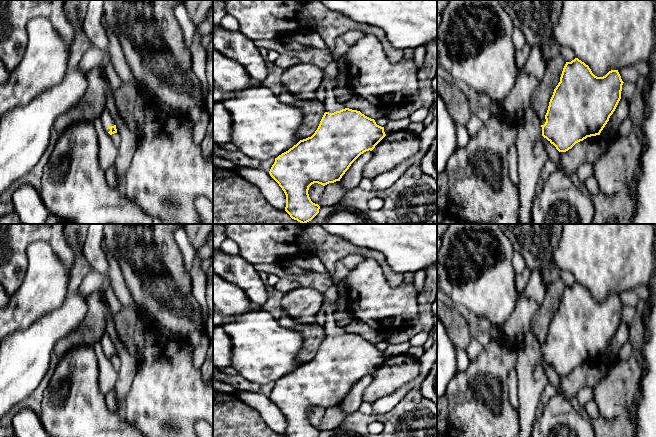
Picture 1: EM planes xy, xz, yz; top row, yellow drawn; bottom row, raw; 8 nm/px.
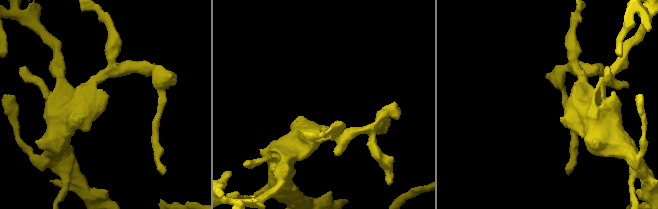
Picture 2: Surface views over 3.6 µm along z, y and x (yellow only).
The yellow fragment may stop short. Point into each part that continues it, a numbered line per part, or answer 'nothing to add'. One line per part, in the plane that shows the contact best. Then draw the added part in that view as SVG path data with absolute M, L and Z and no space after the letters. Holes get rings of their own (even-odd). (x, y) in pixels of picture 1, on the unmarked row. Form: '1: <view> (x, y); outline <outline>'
1: xz (331, 329); outline M323 299L322 307L326 311L325 324L323 326L325 336L334 337L336 335L340 335L345 333L345 329L343 327L339 327L336 324L336 320L334 317L334 306L328 301Z

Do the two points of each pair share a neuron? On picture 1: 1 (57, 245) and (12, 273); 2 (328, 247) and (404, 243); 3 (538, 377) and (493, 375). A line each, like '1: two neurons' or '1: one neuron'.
1: one neuron
2: two neurons
3: two neurons

